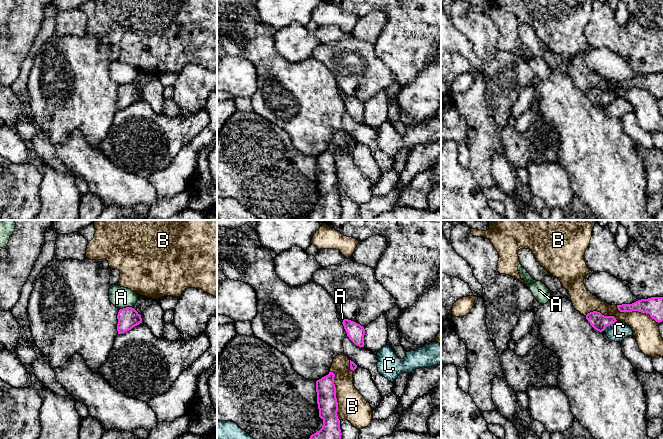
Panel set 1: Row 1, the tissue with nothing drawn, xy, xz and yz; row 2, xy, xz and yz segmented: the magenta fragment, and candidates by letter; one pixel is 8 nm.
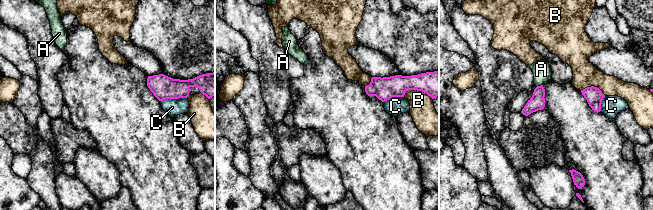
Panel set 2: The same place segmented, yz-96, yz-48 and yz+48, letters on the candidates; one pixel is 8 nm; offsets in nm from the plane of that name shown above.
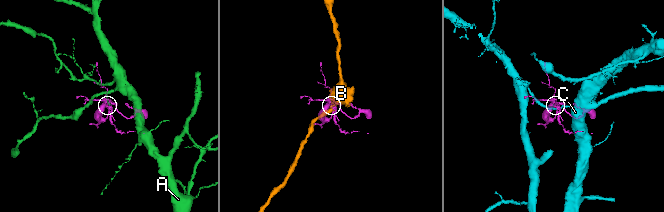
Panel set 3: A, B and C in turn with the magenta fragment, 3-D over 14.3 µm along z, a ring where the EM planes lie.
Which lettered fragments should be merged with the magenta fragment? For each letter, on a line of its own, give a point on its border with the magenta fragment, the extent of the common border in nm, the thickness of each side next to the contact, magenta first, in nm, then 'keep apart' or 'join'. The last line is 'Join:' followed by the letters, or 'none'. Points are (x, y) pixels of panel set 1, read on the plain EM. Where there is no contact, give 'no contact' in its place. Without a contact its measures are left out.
A: contact xy (126, 83); length 110 nm; calibres 170 and 170 nm; keep apart
B: contact xz (335, 171); length 400 nm; calibres 160 and 220 nm; keep apart
C: contact yz (610, 100); length 130 nm; calibres 130 and 150 nm; keep apart
Join: none

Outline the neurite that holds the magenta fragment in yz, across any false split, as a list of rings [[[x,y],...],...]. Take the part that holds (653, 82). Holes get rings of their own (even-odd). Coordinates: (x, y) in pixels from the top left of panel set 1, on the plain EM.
[[[663,73],[641,75],[632,80],[617,81],[617,84],[620,88],[638,87],[649,90],[658,99],[663,97]]]

